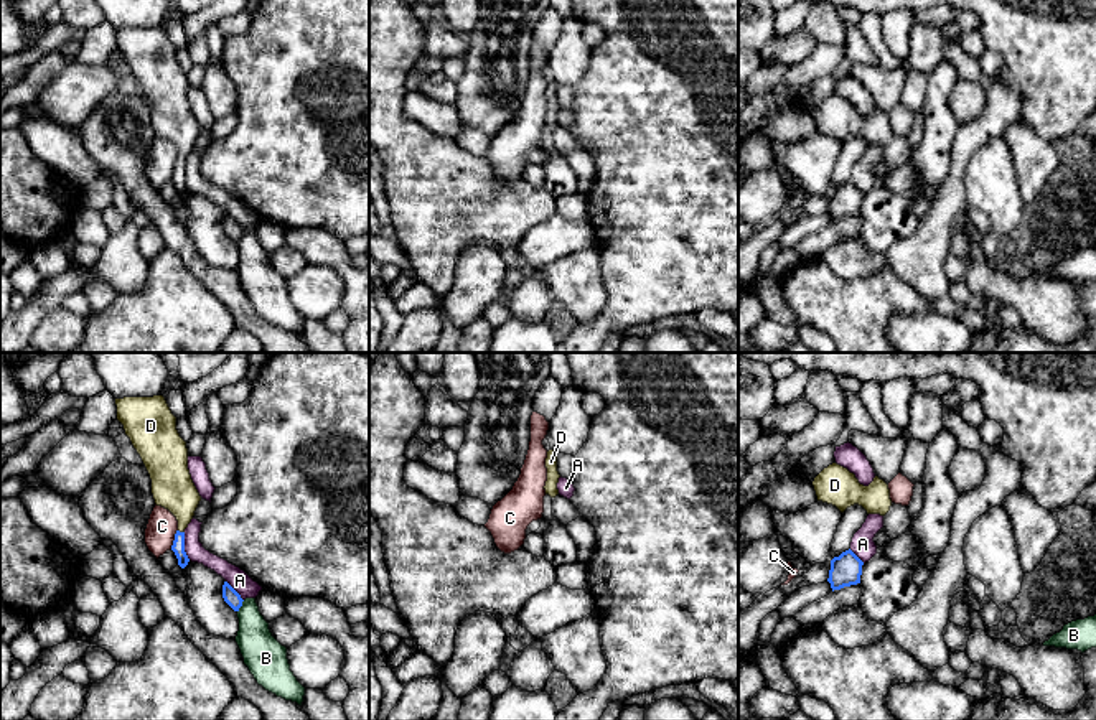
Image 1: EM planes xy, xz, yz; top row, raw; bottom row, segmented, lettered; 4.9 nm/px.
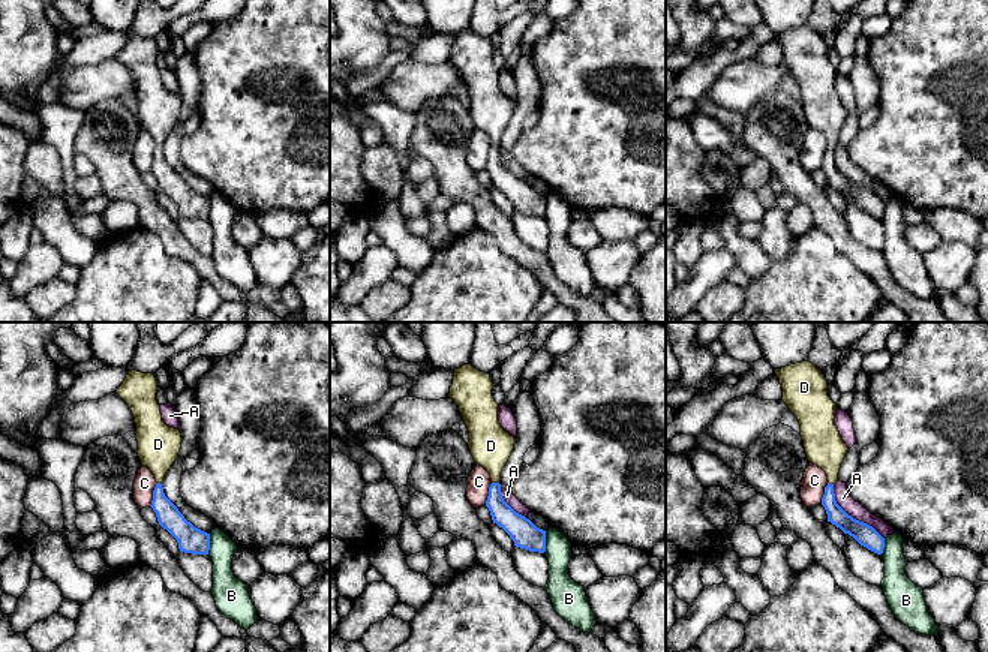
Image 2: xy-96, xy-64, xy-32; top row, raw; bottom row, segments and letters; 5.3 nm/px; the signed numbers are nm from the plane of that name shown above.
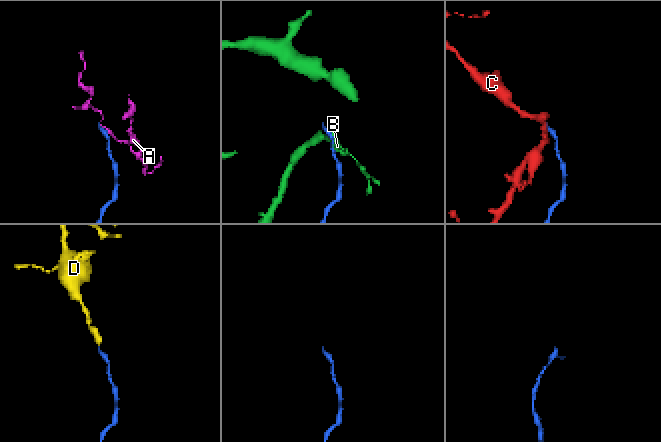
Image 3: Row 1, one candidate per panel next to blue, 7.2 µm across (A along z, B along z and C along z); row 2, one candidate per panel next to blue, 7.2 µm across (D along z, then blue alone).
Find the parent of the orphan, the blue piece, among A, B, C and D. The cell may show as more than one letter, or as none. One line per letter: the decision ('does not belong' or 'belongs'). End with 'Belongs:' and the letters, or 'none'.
A: does not belong
B: does not belong
C: does not belong
D: belongs
Belongs: D

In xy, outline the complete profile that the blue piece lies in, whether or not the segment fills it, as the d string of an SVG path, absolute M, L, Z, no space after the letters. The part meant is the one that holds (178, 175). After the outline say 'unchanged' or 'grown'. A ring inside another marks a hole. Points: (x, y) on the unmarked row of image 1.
M163 26L115 30L115 36L117 51L150 105L155 135L168 140L178 152L171 181L185 199L190 193L185 160L201 127L188 101L188 79L176 61L176 48Z | grown

